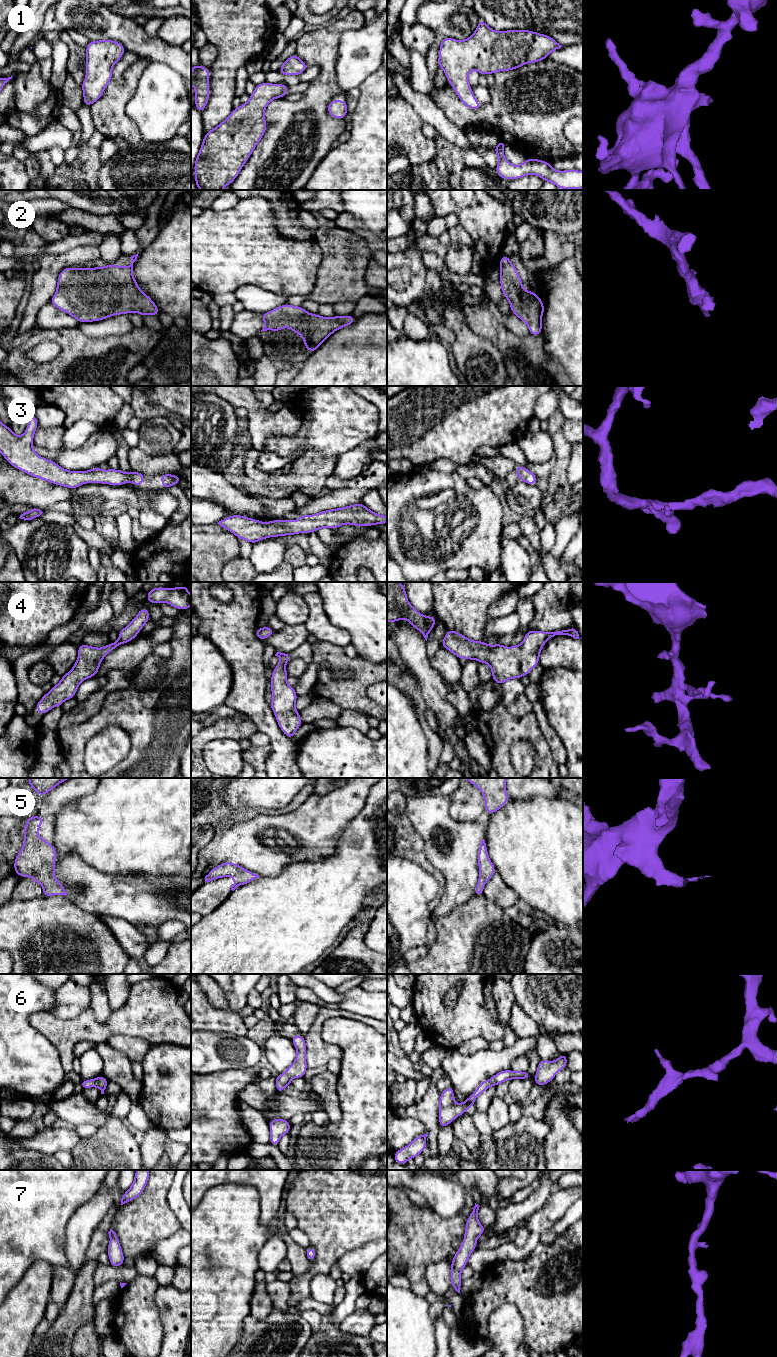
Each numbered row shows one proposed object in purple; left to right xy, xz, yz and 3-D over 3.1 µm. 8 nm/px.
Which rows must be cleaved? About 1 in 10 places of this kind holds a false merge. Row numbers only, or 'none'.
none

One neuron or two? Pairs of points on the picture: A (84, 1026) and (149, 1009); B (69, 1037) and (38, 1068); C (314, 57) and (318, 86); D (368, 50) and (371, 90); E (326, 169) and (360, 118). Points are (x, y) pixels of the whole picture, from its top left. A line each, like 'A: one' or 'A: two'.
A: one
B: two
C: one
D: two
E: one

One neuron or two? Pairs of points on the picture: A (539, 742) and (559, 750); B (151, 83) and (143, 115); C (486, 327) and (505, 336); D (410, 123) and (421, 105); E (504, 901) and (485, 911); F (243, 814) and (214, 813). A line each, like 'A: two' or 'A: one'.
A: two
B: one
C: one
D: two
E: two
F: one

